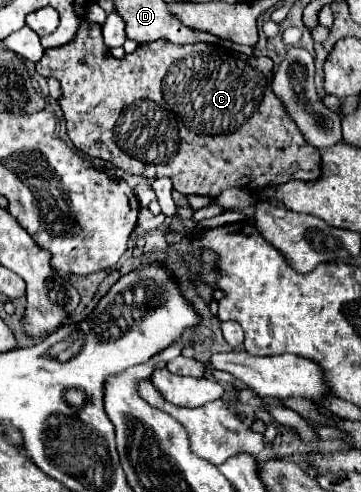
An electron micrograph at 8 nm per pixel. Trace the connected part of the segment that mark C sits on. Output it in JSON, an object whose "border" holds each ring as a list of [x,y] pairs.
{"border":[[[85,17],[83,25],[79,27],[79,33],[75,33],[75,37],[67,45],[61,45],[57,49],[47,49],[45,55],[41,57],[41,61],[37,61],[35,69],[37,69],[39,75],[55,77],[61,83],[61,97],[57,99],[57,103],[59,103],[63,115],[65,115],[65,121],[67,121],[67,135],[75,143],[77,149],[81,149],[89,157],[105,159],[105,161],[113,163],[115,167],[119,167],[127,173],[133,173],[133,175],[141,175],[141,177],[147,177],[147,179],[169,177],[173,181],[173,189],[183,193],[183,195],[207,195],[207,197],[215,199],[221,191],[225,191],[229,187],[241,187],[243,189],[243,187],[255,185],[255,191],[259,191],[259,187],[281,185],[281,183],[291,181],[291,179],[315,181],[321,173],[319,151],[313,145],[307,145],[305,137],[299,133],[297,125],[291,121],[291,115],[287,113],[287,109],[281,105],[281,101],[277,99],[277,95],[271,89],[273,65],[267,57],[257,57],[257,55],[249,57],[249,55],[237,53],[233,49],[225,49],[221,45],[211,45],[211,43],[175,45],[175,43],[169,43],[165,39],[157,39],[153,43],[139,45],[133,53],[125,55],[123,59],[115,59],[109,53],[109,49],[103,45],[101,27],[97,23],[91,23]]]}

